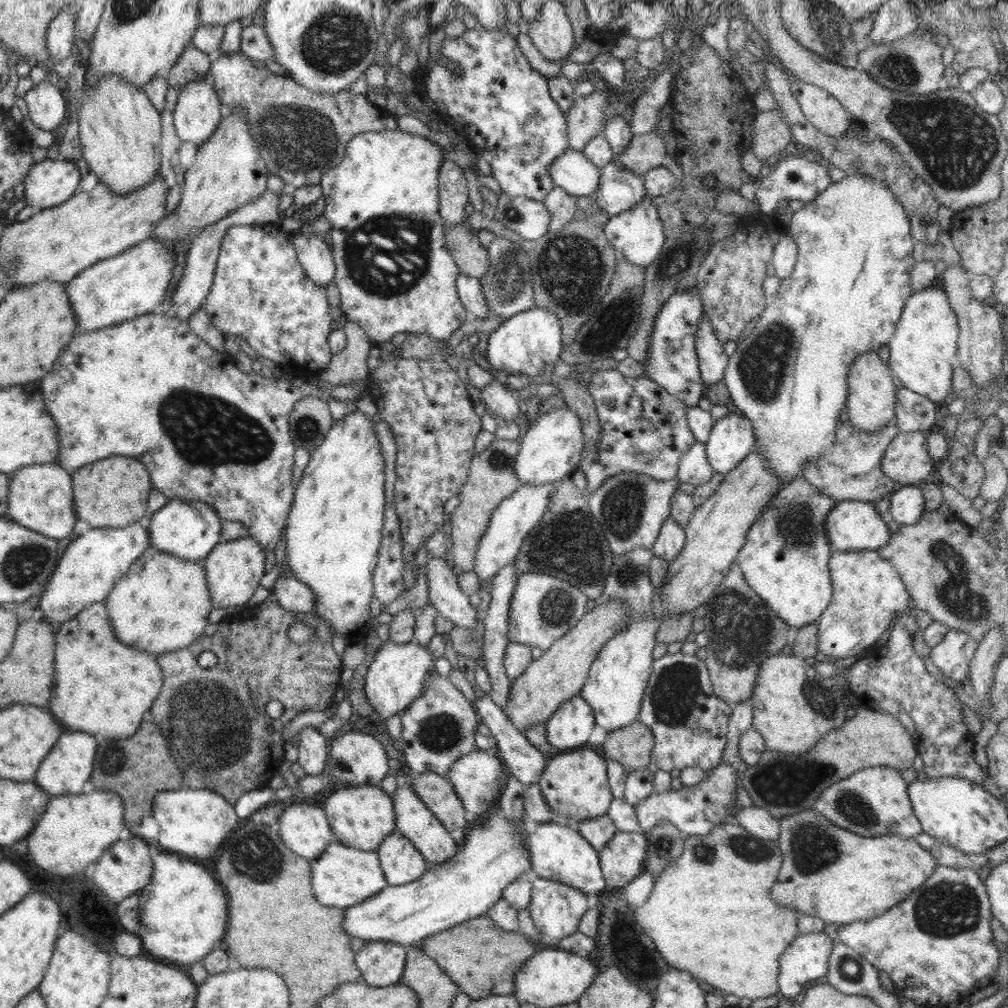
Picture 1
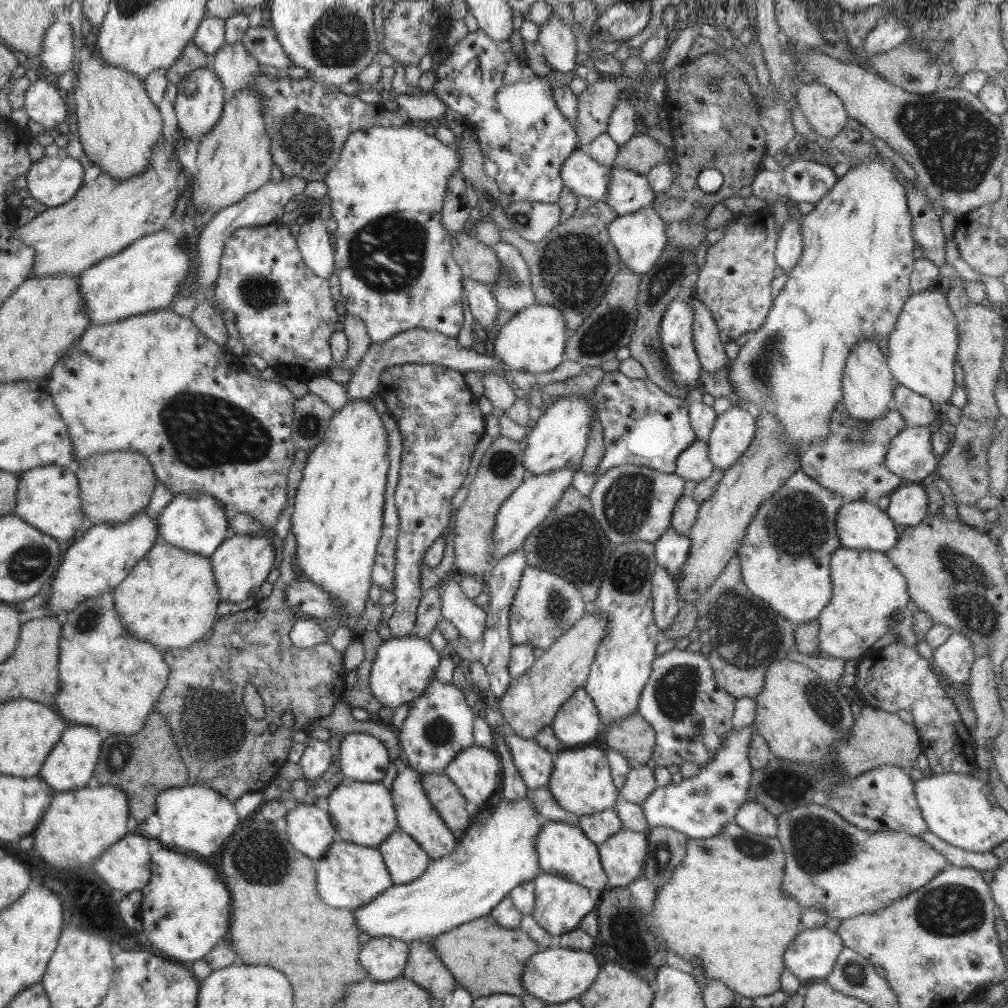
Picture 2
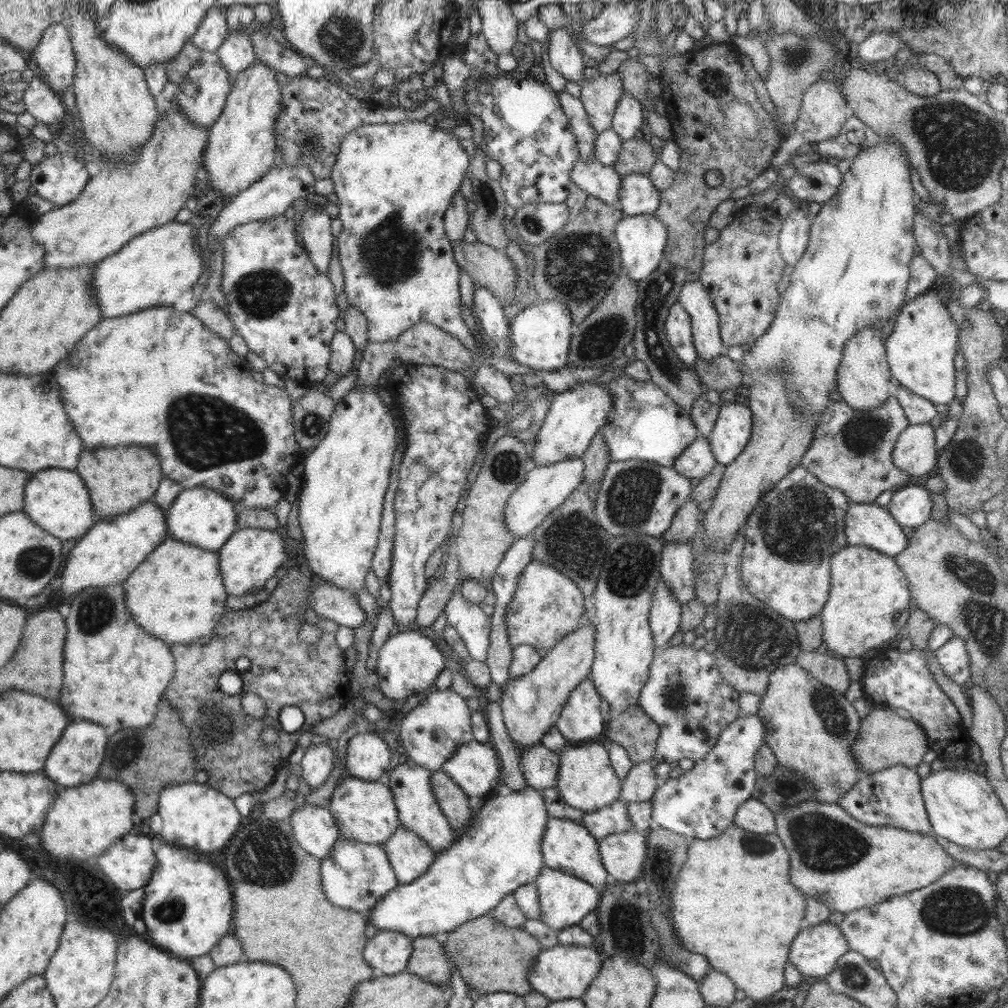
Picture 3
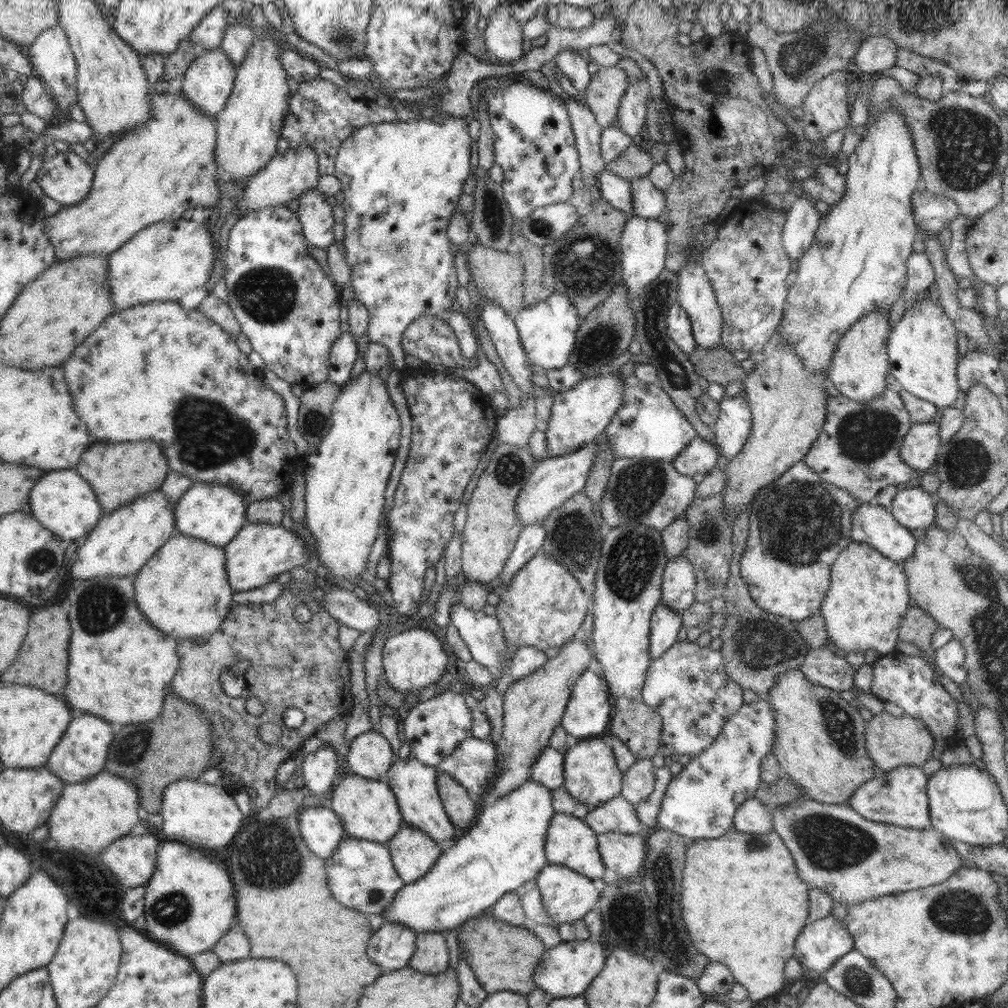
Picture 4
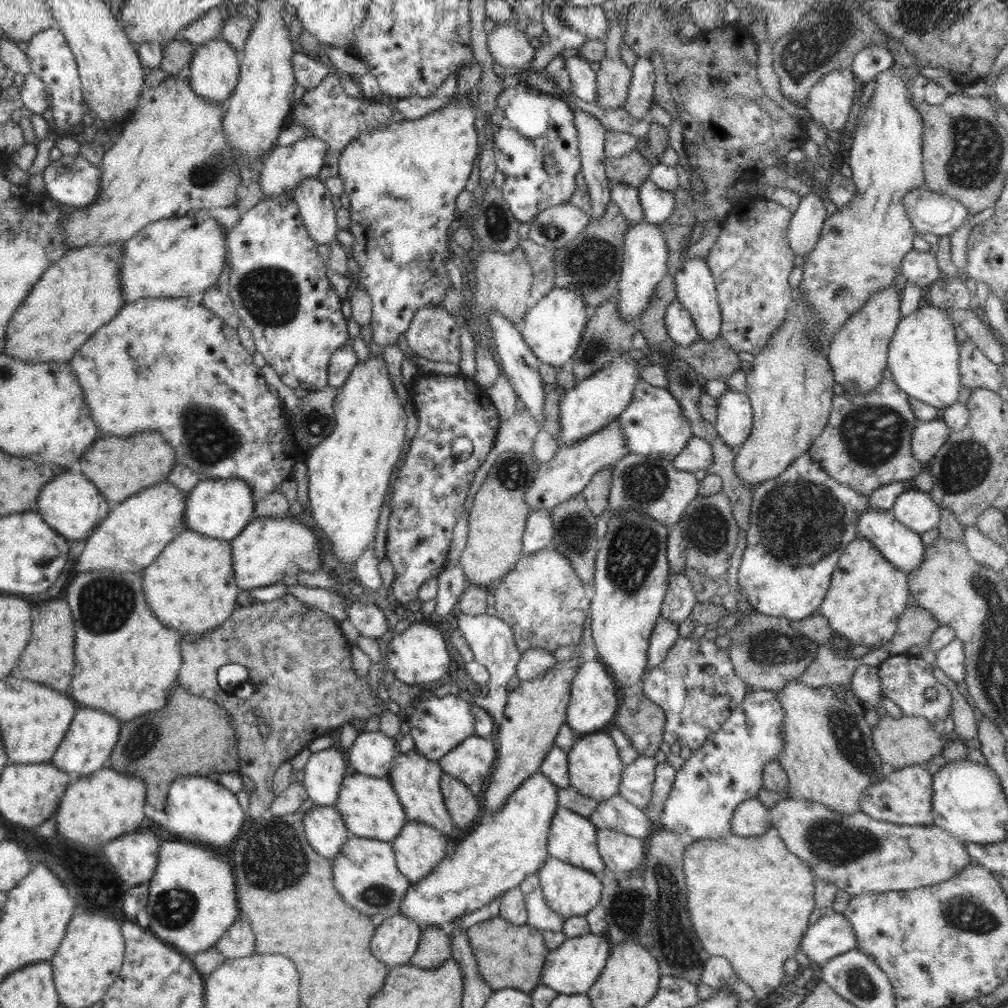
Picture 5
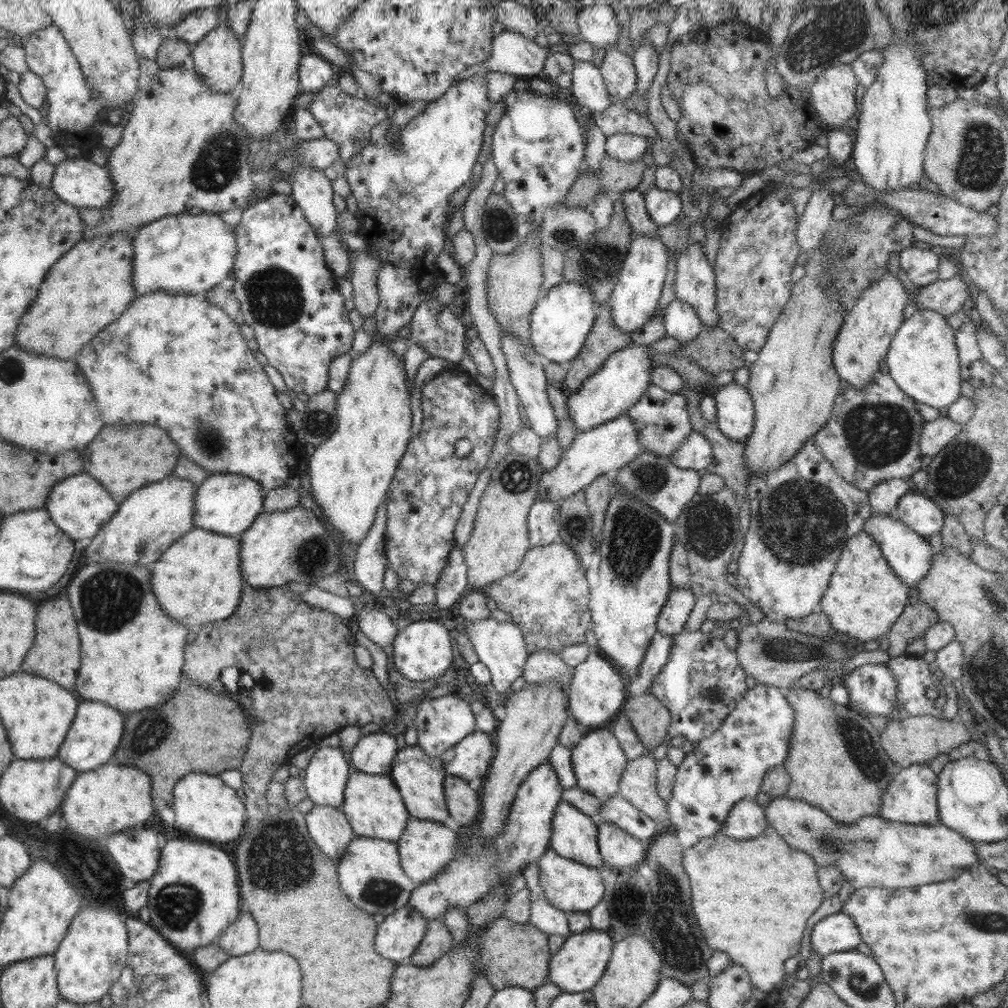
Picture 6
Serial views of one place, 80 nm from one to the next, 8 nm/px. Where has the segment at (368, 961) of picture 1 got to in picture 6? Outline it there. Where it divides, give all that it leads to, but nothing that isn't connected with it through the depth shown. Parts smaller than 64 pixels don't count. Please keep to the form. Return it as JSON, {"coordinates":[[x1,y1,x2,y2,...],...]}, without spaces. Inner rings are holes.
{"coordinates":[[406,904,400,907,393,913,386,915,382,924,378,924,374,940,376,953,392,963,399,964,400,961,412,957,417,952,420,942,424,940,427,926,427,918,424,918,413,906]]}

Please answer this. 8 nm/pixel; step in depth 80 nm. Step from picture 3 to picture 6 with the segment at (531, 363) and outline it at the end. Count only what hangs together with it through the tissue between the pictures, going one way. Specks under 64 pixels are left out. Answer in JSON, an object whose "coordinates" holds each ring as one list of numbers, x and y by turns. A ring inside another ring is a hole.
{"coordinates":[[563,281,541,296,530,313,529,342,545,362,568,362,578,356,595,321,599,308,590,284]]}

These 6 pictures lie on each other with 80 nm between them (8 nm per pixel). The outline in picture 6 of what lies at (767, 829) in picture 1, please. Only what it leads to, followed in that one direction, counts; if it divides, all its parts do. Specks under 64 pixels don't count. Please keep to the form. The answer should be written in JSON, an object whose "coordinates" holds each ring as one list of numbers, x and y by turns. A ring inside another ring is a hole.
{"coordinates":[[742,799,732,806,721,832,734,840,753,839,766,830,767,823,763,805]]}

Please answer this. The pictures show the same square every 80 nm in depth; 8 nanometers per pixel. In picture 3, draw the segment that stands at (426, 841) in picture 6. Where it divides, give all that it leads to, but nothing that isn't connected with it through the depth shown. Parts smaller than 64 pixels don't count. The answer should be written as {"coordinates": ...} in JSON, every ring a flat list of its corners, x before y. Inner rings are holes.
{"coordinates":[[401,824,383,842,391,867,394,869,399,884,410,884,428,870,436,853,412,831]]}

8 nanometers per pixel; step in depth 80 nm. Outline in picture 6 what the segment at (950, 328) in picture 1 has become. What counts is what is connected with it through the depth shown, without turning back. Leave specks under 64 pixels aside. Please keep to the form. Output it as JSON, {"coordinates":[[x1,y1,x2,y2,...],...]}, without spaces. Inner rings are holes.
{"coordinates":[[918,309,910,318,904,318,901,328,893,336,885,356,889,375,896,381,902,392,922,404,946,410,960,398,959,352,955,341,955,331,939,312]]}

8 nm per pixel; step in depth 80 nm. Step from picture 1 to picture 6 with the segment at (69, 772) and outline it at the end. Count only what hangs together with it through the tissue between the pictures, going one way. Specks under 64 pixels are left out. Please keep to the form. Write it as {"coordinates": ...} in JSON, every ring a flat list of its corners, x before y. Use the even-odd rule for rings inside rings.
{"coordinates":[[84,700,78,703,76,718,68,729,64,742,60,745,57,757,71,766,77,774,94,770,103,764,112,761,113,754,122,740,126,716,118,710,104,703]]}

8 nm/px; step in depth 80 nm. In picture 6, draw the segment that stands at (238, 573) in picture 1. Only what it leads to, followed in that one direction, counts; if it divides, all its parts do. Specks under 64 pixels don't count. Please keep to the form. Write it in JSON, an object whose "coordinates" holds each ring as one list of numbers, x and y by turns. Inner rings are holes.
{"coordinates":[[301,503,286,511,262,512,250,525,250,528,239,537,240,568,244,583,254,588,272,588,288,585,291,582,316,587,317,580,336,573,340,564,338,544,341,548,342,543,328,530,330,527,326,522,322,522,310,508,308,509]]}

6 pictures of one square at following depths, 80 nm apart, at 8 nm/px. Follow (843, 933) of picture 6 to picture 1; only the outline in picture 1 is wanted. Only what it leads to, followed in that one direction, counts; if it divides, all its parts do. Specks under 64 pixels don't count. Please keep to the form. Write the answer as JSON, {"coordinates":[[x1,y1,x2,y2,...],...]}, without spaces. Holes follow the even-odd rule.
{"coordinates":[[825,932,802,933,786,947,786,951,780,956,778,985,780,995,786,998,795,998,801,993,803,984,822,978,828,972,828,960,832,956,832,947,836,940,829,938]]}

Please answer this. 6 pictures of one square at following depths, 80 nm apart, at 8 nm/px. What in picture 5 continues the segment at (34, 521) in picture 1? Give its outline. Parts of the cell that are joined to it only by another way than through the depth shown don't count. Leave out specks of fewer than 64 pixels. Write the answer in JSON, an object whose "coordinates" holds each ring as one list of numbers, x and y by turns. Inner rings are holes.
{"coordinates":[[74,470,62,472,54,476,48,484,44,484,40,489,37,503,37,512,40,513,42,520,68,540,87,539,95,528,108,518,113,506,101,495,96,485]]}

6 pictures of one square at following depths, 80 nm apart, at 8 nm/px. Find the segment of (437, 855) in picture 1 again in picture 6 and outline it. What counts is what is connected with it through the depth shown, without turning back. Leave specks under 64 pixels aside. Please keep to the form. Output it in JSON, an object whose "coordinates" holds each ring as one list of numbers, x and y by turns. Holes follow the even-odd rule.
{"coordinates":[[417,744,400,749,394,757,390,777,402,795,409,815,420,820,444,822,449,816,443,782,447,772,440,758,428,756]]}

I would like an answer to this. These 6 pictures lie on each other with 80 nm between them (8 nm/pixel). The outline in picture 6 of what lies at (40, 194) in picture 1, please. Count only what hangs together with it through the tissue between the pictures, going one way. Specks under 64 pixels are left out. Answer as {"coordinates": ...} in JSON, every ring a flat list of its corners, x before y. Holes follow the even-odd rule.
{"coordinates":[[77,156,62,160,53,167,54,174,50,187,56,193,56,196,66,204,101,210,111,205,115,188,113,188,113,182,106,166,99,166,90,161,88,157]]}

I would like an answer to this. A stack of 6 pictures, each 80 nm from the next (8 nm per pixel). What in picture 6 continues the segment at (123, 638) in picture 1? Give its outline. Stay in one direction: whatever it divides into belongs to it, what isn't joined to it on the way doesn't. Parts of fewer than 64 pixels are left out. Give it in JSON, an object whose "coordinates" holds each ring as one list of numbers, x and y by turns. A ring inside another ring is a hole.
{"coordinates":[[194,527,173,542,160,558,148,569,152,574,152,592,163,611,184,626,202,626,215,620,224,620,237,610,240,604,244,578,240,568,239,537,216,534,211,530]]}

